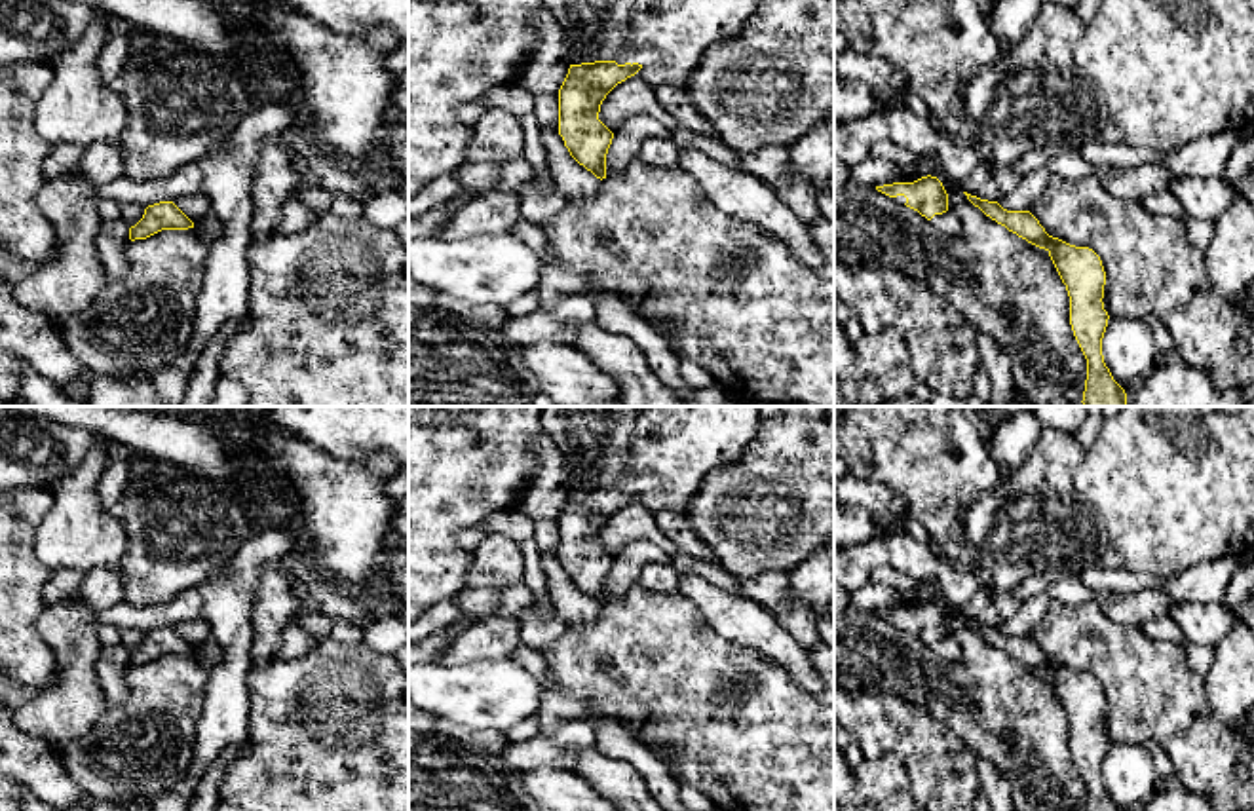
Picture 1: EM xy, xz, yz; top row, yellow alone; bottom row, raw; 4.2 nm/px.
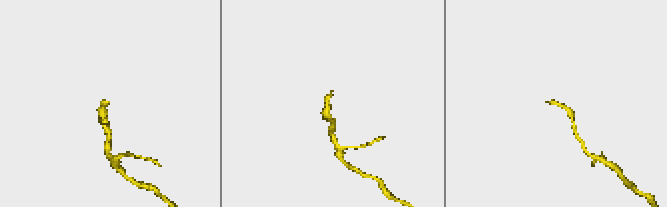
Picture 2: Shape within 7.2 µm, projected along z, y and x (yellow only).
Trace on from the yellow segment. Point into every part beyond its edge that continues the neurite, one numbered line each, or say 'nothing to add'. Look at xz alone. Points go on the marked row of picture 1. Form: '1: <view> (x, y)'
1: xz (669, 38)

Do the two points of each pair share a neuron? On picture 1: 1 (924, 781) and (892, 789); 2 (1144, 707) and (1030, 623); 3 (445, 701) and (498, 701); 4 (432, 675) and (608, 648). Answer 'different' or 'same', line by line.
1: different
2: different
3: same
4: different

